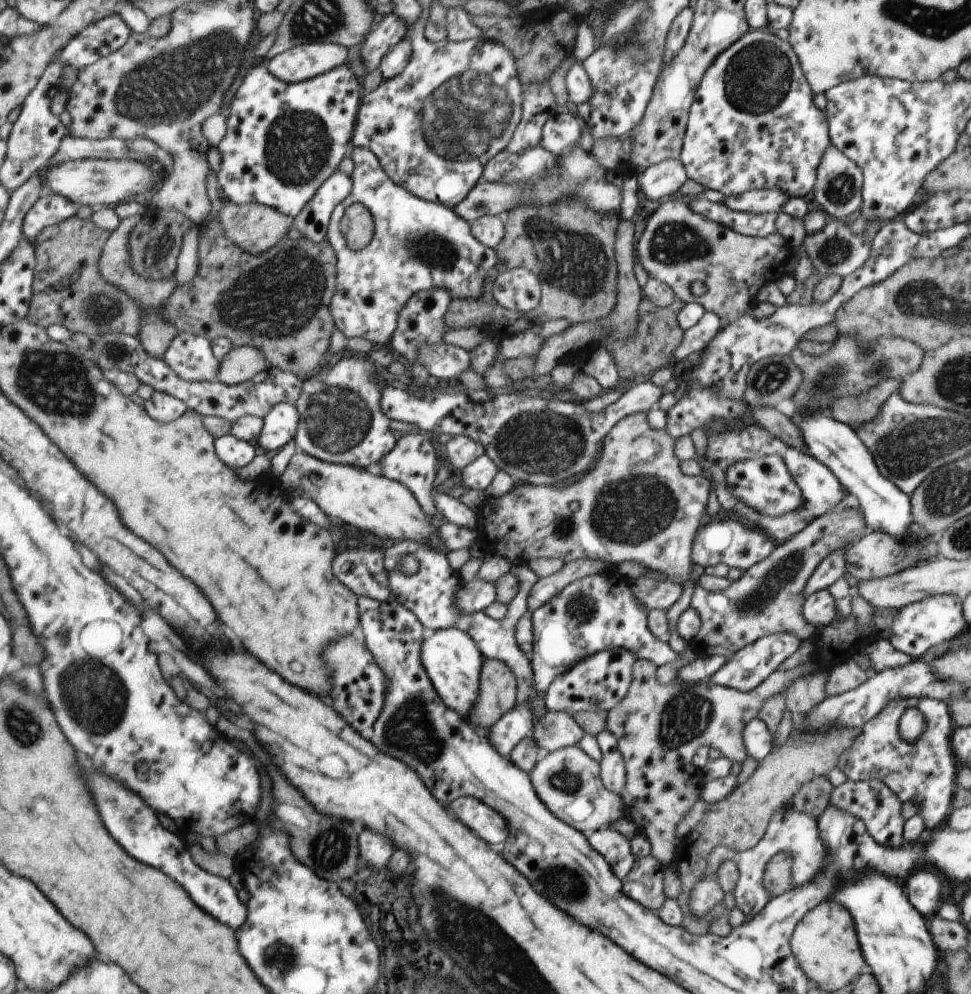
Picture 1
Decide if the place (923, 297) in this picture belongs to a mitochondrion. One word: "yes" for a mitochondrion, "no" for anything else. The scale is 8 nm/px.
yes

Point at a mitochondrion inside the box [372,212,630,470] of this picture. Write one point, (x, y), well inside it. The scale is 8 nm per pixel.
(430, 249)

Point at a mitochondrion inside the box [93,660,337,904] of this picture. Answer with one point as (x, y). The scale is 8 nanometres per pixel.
(126, 813)

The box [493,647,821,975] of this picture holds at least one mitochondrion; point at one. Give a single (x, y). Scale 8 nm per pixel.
(688, 715)

